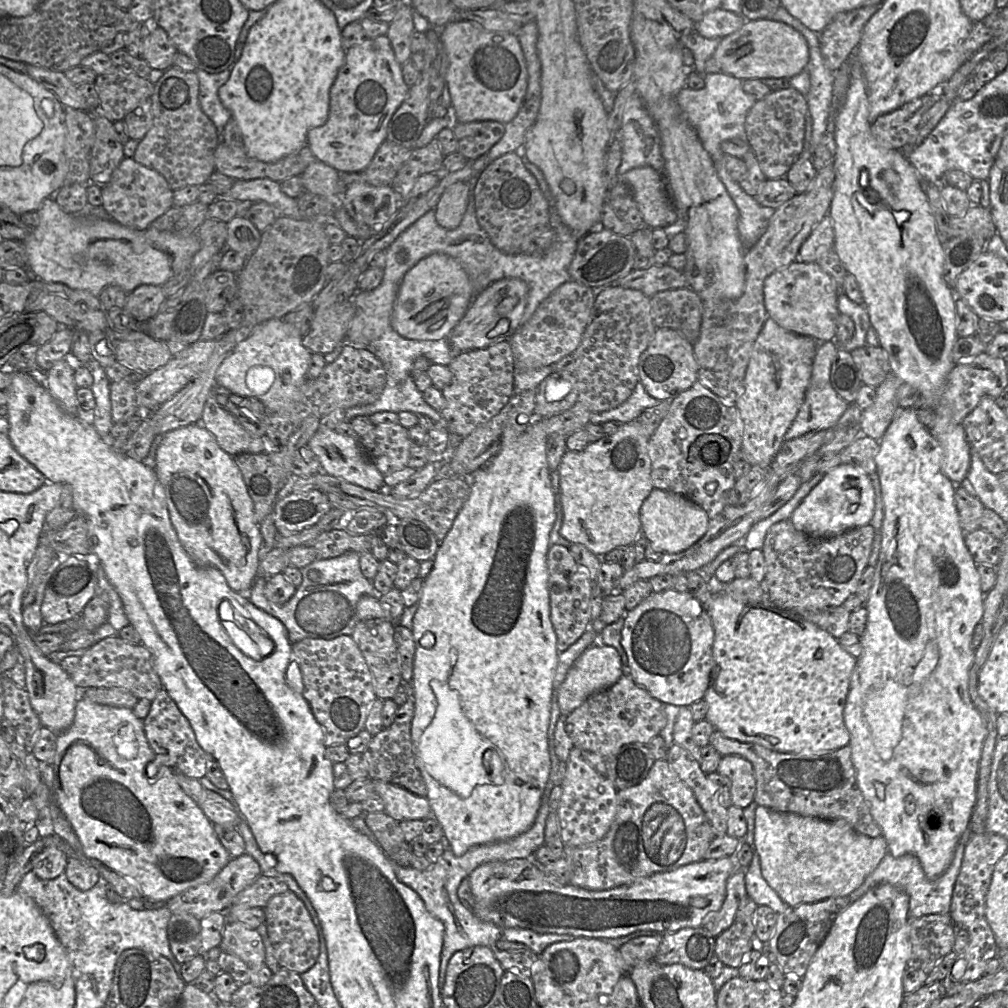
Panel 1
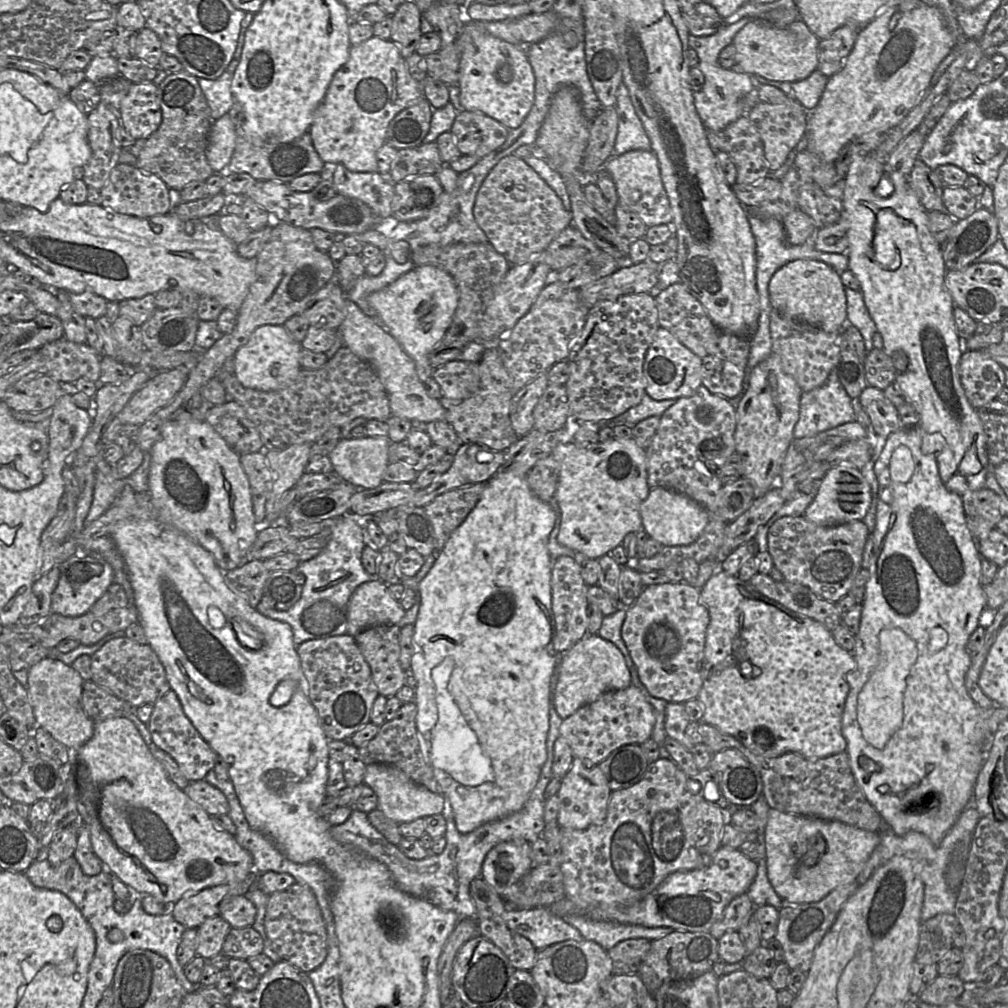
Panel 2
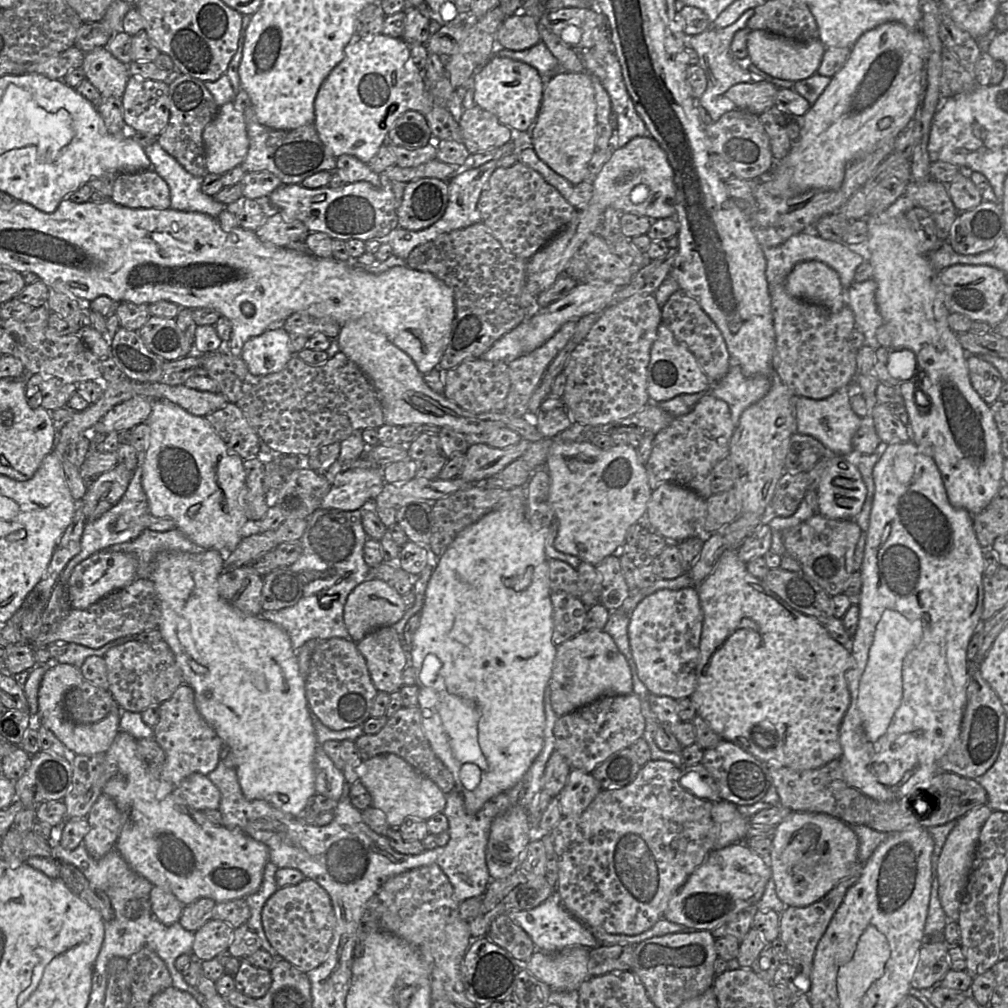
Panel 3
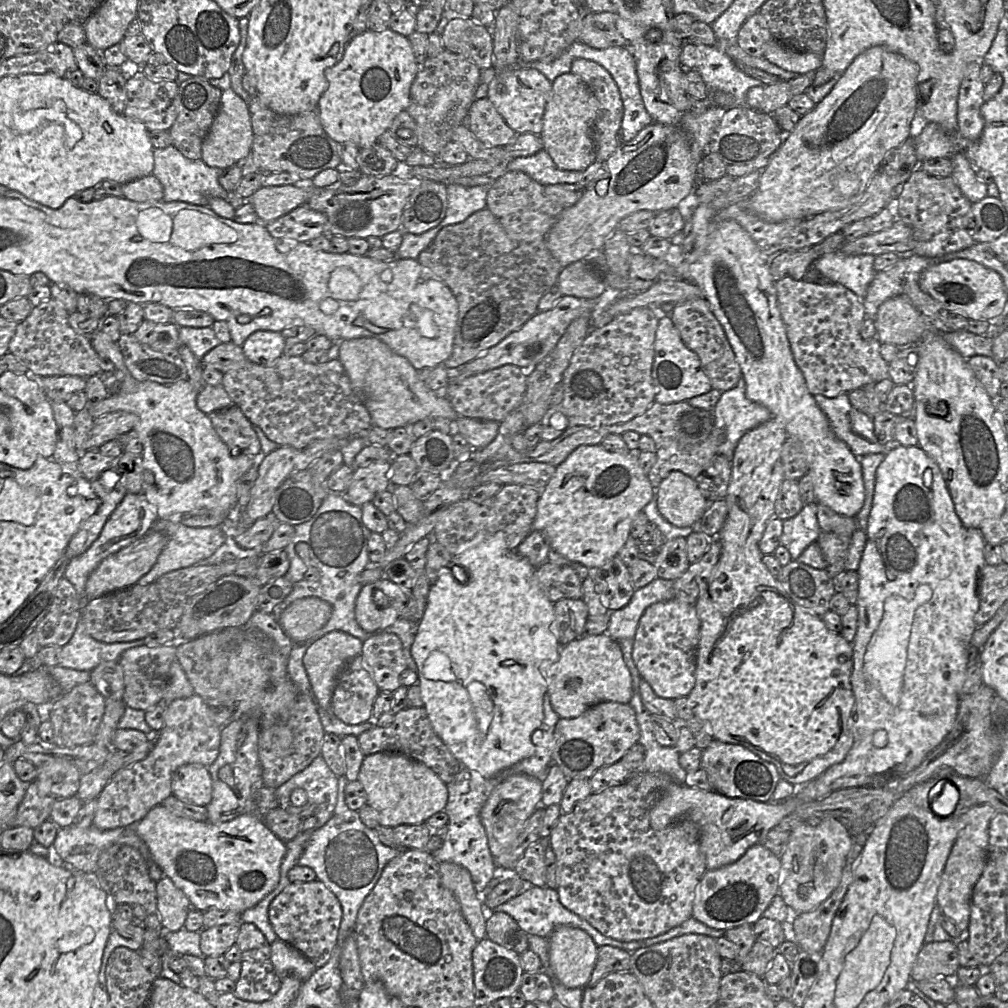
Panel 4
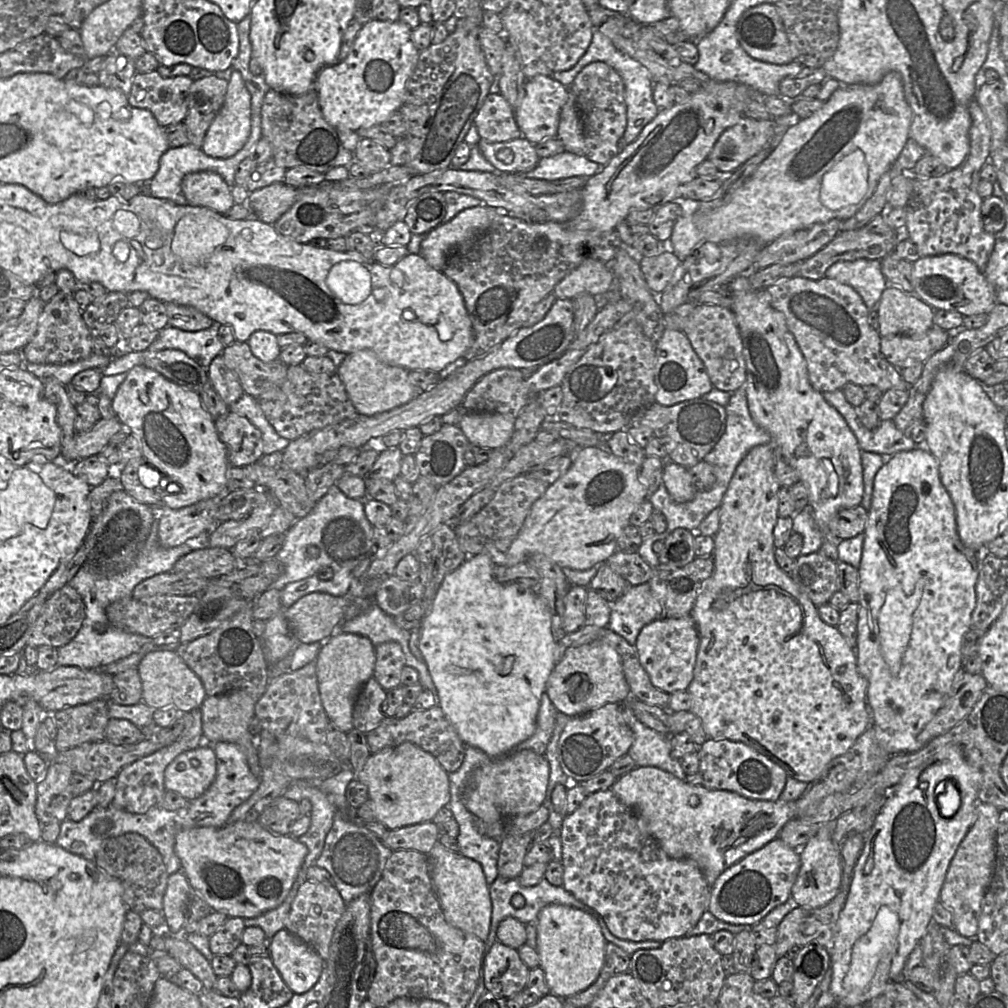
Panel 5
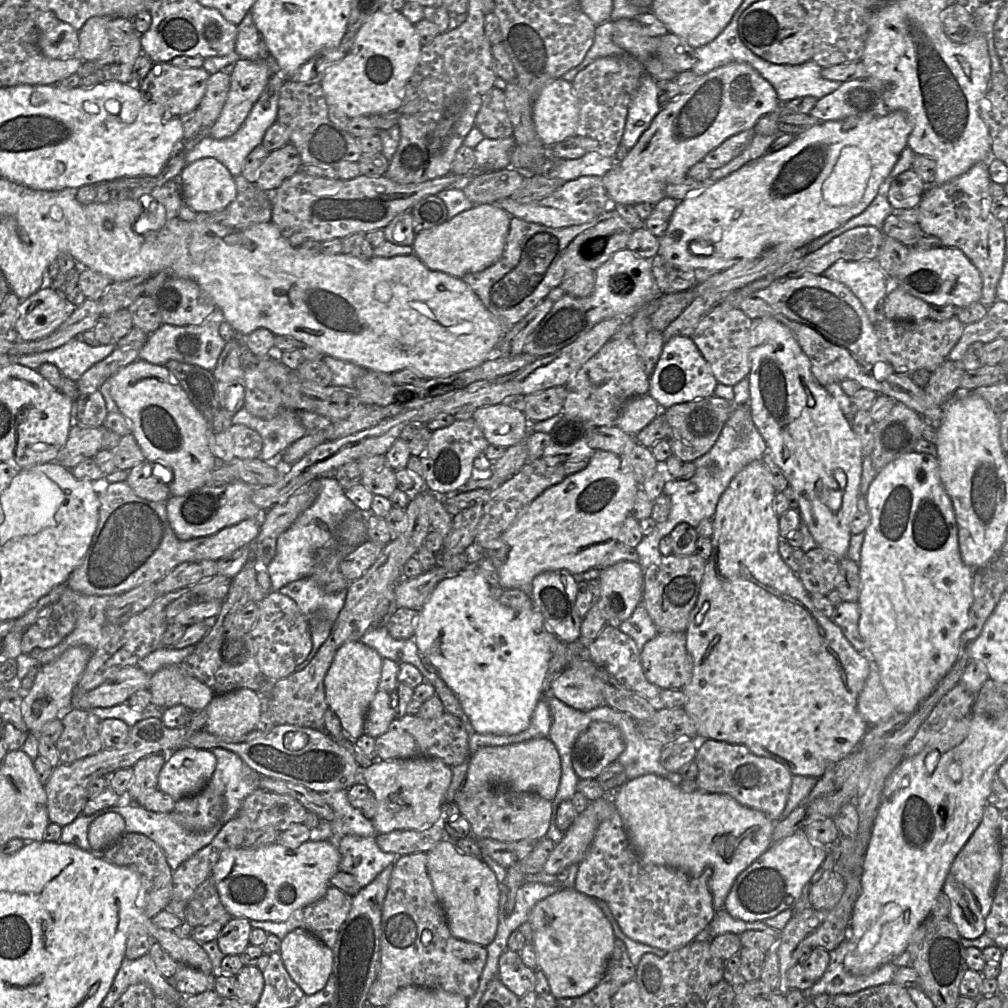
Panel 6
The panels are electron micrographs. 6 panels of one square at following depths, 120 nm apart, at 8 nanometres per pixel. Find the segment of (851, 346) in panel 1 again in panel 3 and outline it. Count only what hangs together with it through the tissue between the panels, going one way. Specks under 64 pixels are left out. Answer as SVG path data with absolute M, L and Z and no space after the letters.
M871 278L861 283L854 282L846 292L846 305L851 308L855 318L855 329L865 336L865 345L877 350L879 345L876 338L877 329L884 323L876 304L877 283Z

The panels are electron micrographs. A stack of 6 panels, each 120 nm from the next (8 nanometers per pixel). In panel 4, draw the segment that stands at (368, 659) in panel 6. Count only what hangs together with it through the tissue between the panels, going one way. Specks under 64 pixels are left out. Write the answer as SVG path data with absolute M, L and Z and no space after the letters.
M332 631L312 642L303 657L318 706L330 710L337 679L346 664L362 653L363 642L346 632Z

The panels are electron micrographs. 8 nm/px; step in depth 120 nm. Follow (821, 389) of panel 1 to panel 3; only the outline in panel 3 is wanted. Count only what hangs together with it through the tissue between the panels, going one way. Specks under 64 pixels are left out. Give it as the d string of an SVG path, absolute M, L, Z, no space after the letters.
M853 382L825 399L794 397L796 432L814 437L833 454L849 455L854 451L853 437L862 423L862 418L852 410L850 398L859 392L858 384Z

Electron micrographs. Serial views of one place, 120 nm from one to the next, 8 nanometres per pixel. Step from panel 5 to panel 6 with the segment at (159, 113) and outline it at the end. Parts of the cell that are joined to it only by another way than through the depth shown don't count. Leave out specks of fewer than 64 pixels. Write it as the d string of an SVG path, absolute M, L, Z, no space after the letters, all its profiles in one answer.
M154 63L147 76L135 82L148 103L162 105L172 117L181 117L197 109L203 98L210 74L203 68L180 68L171 63Z

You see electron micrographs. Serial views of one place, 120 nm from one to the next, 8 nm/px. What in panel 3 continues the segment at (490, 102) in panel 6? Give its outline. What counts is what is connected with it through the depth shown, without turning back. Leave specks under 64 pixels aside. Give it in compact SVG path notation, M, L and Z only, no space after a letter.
M478 105L464 109L459 121L462 143L470 154L500 148L513 140L513 131Z

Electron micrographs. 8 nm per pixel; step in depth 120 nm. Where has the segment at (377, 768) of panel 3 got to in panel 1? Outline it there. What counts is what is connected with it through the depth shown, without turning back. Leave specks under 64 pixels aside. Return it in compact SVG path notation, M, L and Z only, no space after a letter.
M373 780L375 793L385 805L384 812L397 822L425 820L431 815L426 797L417 796L408 790L380 780Z

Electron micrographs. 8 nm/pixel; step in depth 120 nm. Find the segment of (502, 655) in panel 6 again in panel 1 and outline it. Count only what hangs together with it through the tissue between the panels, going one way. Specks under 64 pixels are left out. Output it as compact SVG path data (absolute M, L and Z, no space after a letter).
M536 418L527 425L524 431L517 431L512 426L506 426L503 430L501 437L501 445L498 453L484 466L475 470L470 475L471 490L468 499L462 506L458 515L456 516L453 525L443 541L440 542L437 552L434 556L433 567L428 576L423 580L422 589L420 593L420 599L418 601L417 611L413 617L412 633L415 641L415 654L413 661L413 675L412 682L414 686L414 717L411 725L411 740L413 743L413 752L415 754L415 762L418 767L427 788L426 798L430 804L431 815L441 825L443 830L443 840L445 844L452 850L453 854L457 857L464 855L470 848L490 844L500 841L505 841L514 838L527 830L533 825L538 810L541 805L542 797L545 787L550 778L550 755L548 749L548 728L550 723L551 714L551 701L553 694L553 680L556 674L558 665L558 650L557 650L557 637L554 631L551 618L550 618L550 603L549 603L549 589L548 589L548 551L550 548L550 533L556 520L555 511L555 497L552 489L551 471L548 468L546 444L547 436L543 430L544 418Z

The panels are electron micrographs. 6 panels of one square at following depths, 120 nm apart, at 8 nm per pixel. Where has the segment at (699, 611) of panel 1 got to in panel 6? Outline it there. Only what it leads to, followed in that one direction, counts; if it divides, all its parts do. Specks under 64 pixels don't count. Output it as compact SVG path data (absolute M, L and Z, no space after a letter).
M658 633L640 652L646 679L662 690L683 689L693 671L686 649L686 633Z

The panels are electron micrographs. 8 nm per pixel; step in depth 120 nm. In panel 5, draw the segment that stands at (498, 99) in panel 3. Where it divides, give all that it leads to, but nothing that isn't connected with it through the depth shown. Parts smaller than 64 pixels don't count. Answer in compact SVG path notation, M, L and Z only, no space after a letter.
M536 75L526 79L524 90L525 95L520 105L514 110L515 120L522 136L534 145L547 138L557 138L560 112L569 98L569 87L550 76Z

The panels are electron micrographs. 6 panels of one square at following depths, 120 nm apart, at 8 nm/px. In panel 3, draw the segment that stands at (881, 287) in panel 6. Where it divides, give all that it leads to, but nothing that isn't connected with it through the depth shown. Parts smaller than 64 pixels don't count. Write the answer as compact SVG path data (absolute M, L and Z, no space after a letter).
M804 231L793 235L781 245L762 248L766 258L766 279L768 282L771 301L774 300L774 290L777 285L785 284L786 278L794 266L801 262L819 261L834 269L840 278L845 291L854 283L857 268L865 261L861 252L852 251L842 242L833 242L822 238L812 231Z

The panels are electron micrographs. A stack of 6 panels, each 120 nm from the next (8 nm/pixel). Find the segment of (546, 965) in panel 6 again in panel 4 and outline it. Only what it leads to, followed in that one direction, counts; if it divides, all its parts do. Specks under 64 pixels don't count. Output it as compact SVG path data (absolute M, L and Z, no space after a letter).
M561 925L548 941L553 977L568 988L586 987L597 960L598 946L592 937L582 929Z

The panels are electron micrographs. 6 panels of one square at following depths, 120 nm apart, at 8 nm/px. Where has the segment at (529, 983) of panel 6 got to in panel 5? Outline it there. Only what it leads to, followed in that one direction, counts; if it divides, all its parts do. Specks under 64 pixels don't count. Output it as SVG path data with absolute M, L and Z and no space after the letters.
M496 941L485 953L482 966L487 991L509 998L527 988L530 968L521 960L518 949Z

